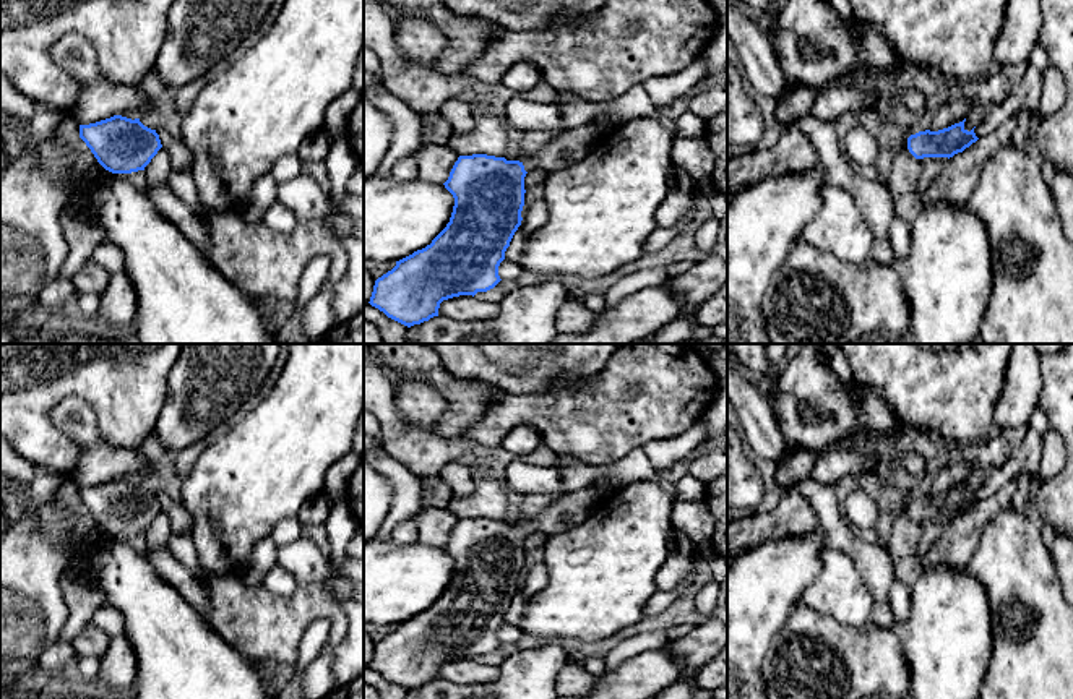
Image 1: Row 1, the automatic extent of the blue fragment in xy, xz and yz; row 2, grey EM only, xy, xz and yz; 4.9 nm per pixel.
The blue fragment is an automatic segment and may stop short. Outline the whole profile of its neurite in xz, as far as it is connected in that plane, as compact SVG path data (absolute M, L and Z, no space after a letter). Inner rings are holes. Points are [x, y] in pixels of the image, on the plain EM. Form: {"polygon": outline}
{"polygon": "M588 487L560 495L523 525L487 517L459 519L443 547L455 561L450 585L430 608L378 641L368 667L411 691L438 680L443 663L493 652L502 644L498 629L523 584L526 537L571 530L602 501L597 490Z"}

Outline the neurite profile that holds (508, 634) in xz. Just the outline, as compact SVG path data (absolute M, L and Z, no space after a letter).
M503 623L498 629L498 639L502 644L516 644L523 637L523 631L518 626Z

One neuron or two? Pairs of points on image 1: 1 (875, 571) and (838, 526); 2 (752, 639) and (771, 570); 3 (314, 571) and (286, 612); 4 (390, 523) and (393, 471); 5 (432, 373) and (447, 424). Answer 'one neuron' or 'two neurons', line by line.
1: one neuron
2: one neuron
3: two neurons
4: one neuron
5: one neuron

